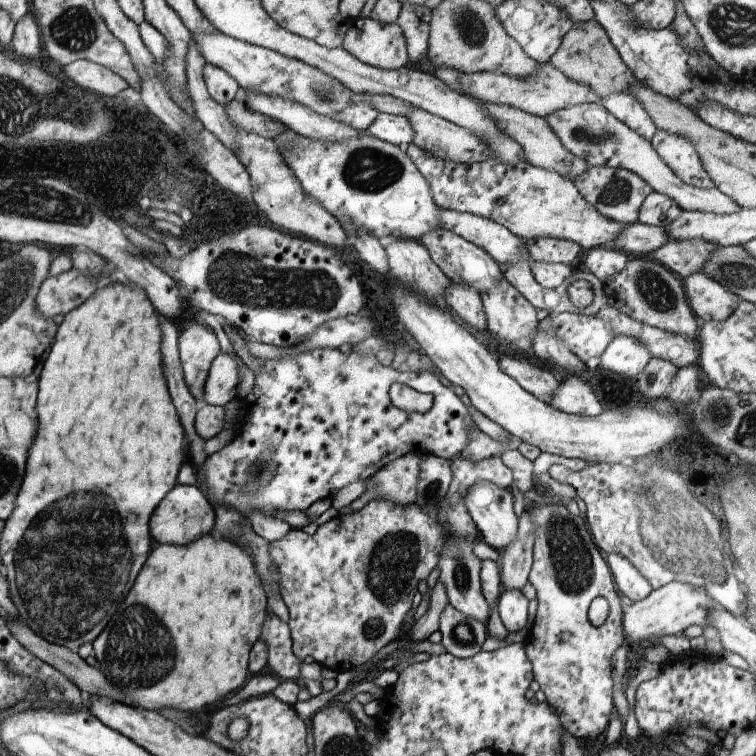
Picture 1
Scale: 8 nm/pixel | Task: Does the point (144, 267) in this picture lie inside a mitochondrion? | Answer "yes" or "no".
no

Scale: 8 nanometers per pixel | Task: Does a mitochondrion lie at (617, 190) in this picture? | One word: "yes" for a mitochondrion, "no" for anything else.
yes

